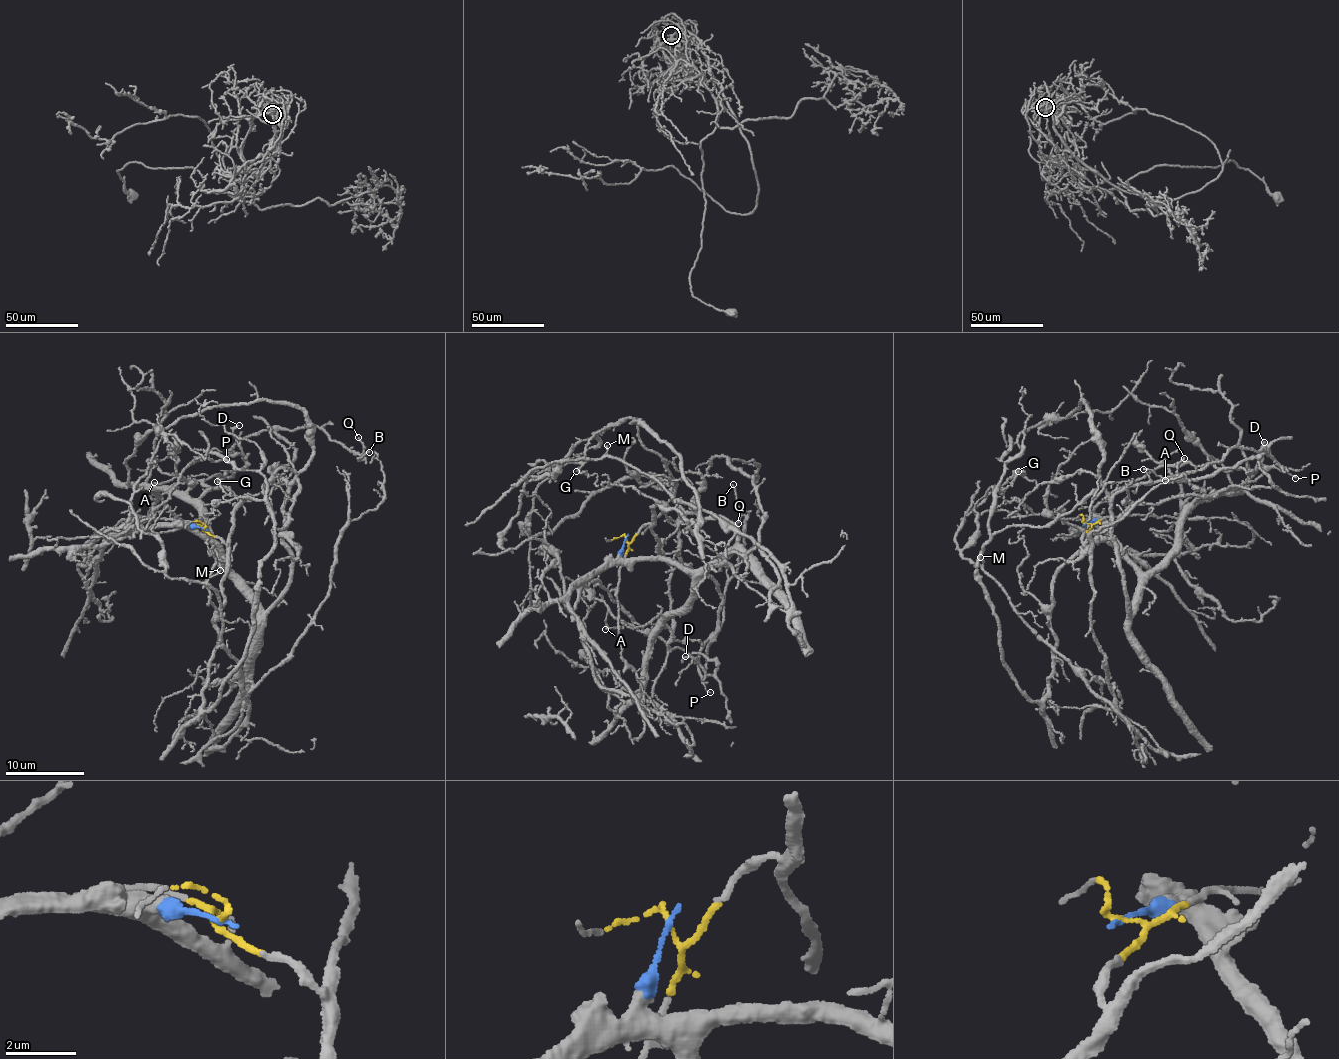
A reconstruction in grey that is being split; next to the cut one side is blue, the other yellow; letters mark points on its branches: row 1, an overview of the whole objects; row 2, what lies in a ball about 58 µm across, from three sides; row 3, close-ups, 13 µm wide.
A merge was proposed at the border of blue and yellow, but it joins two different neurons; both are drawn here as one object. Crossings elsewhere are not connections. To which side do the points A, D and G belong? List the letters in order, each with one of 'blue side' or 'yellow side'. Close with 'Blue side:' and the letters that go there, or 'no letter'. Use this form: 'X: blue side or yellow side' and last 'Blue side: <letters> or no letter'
A: blue side
D: yellow side
G: yellow side
Blue side: A

